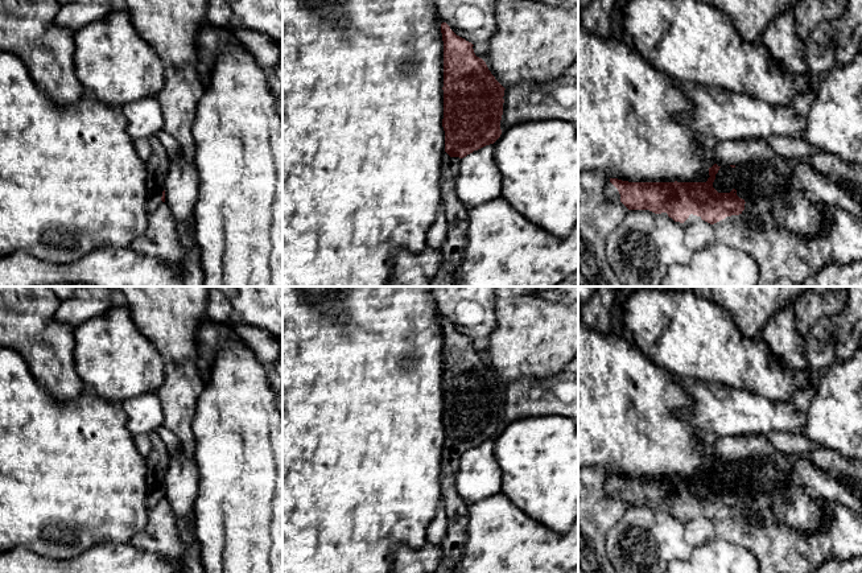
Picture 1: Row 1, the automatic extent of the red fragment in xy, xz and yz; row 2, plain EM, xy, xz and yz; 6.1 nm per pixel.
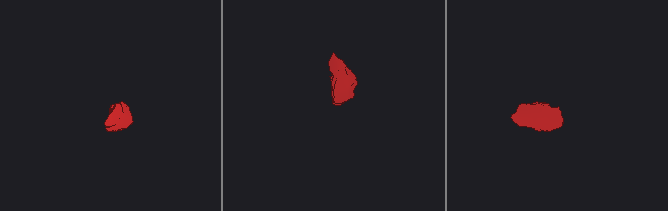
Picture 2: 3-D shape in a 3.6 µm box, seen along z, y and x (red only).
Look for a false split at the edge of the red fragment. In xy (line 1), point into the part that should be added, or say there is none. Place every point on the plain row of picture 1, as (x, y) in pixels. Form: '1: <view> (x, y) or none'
1: none

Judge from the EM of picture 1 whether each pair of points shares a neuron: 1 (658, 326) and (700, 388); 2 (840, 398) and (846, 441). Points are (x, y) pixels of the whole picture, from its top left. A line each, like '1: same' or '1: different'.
1: different
2: same

